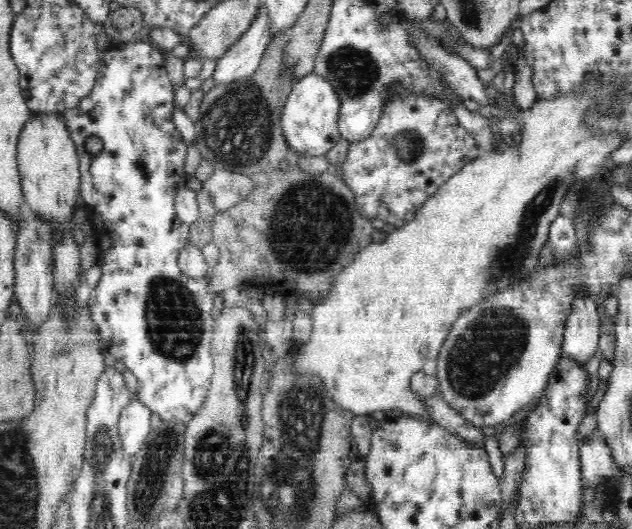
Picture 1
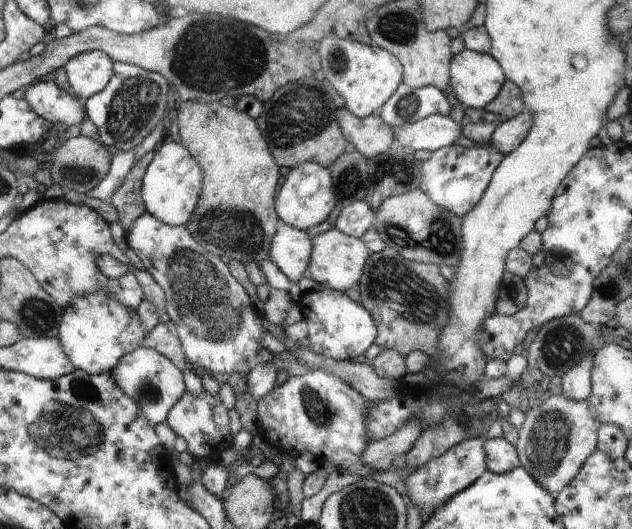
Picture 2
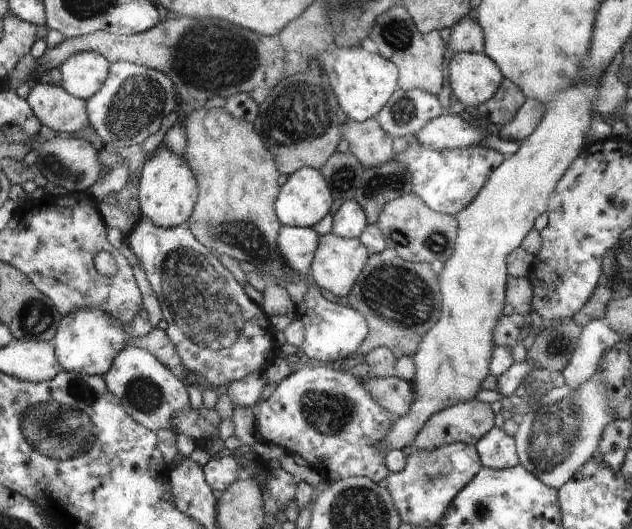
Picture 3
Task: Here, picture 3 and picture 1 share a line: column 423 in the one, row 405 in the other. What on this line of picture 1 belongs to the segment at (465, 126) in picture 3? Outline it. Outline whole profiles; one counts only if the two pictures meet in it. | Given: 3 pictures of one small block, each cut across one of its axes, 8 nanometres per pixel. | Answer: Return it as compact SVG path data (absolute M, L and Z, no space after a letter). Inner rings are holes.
M135 397L122 409L119 416L119 437L122 450L134 457L141 451L145 440L152 432L150 428L151 410Z

